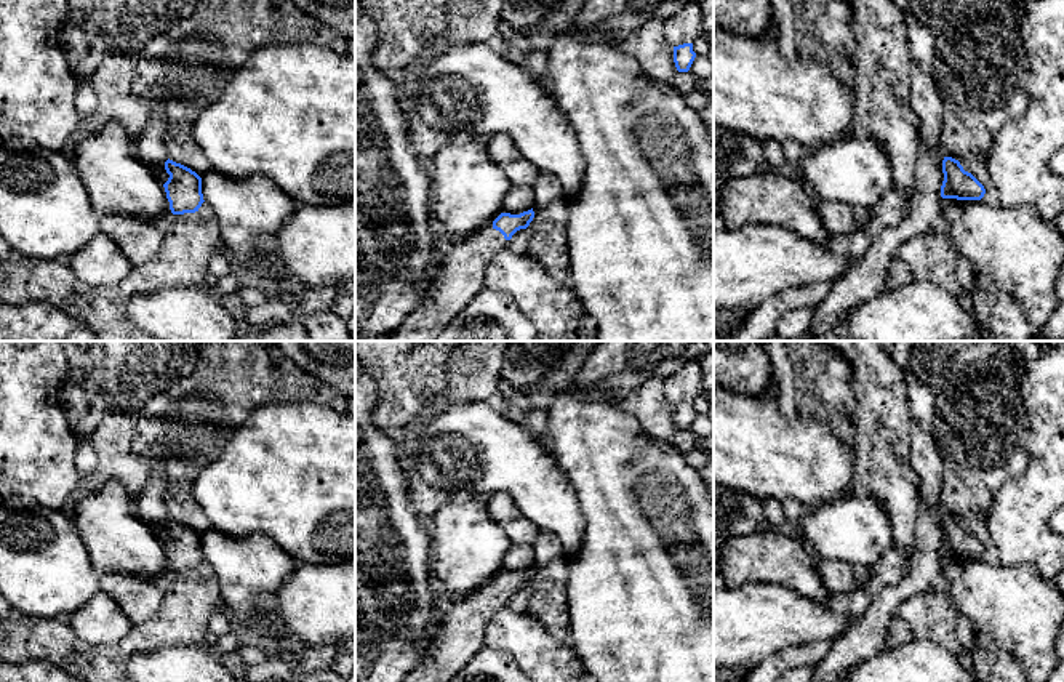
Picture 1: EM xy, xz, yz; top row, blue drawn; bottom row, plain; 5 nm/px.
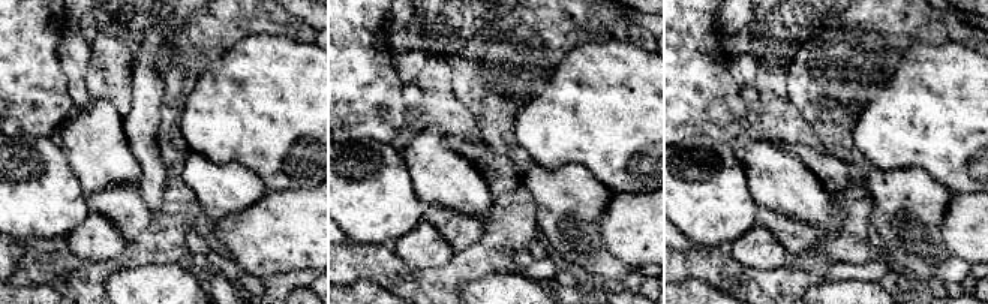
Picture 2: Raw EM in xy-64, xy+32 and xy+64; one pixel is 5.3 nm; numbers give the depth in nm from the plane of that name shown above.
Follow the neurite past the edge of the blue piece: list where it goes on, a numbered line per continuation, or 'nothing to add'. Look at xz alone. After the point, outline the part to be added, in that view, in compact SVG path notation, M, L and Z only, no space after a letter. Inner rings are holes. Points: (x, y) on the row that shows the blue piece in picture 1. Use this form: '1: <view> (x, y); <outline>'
1: xz (682, 28); M698 2L688 3L682 11L666 19L664 30L674 46L693 43L702 30L702 13Z
2: xz (461, 276); M493 224L478 235L446 242L432 285L390 335L390 341L437 341L459 312L486 288L486 266L506 247L507 240Z

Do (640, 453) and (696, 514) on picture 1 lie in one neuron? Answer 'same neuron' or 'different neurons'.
same neuron

